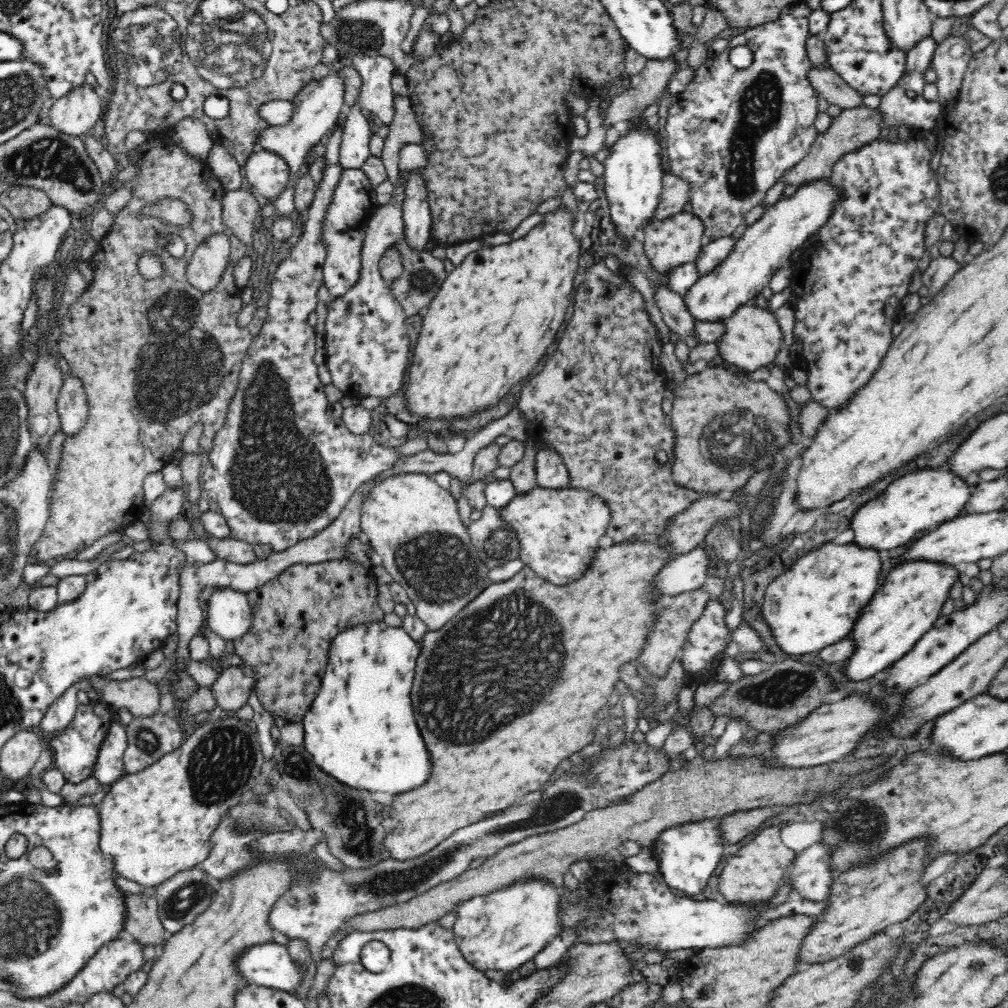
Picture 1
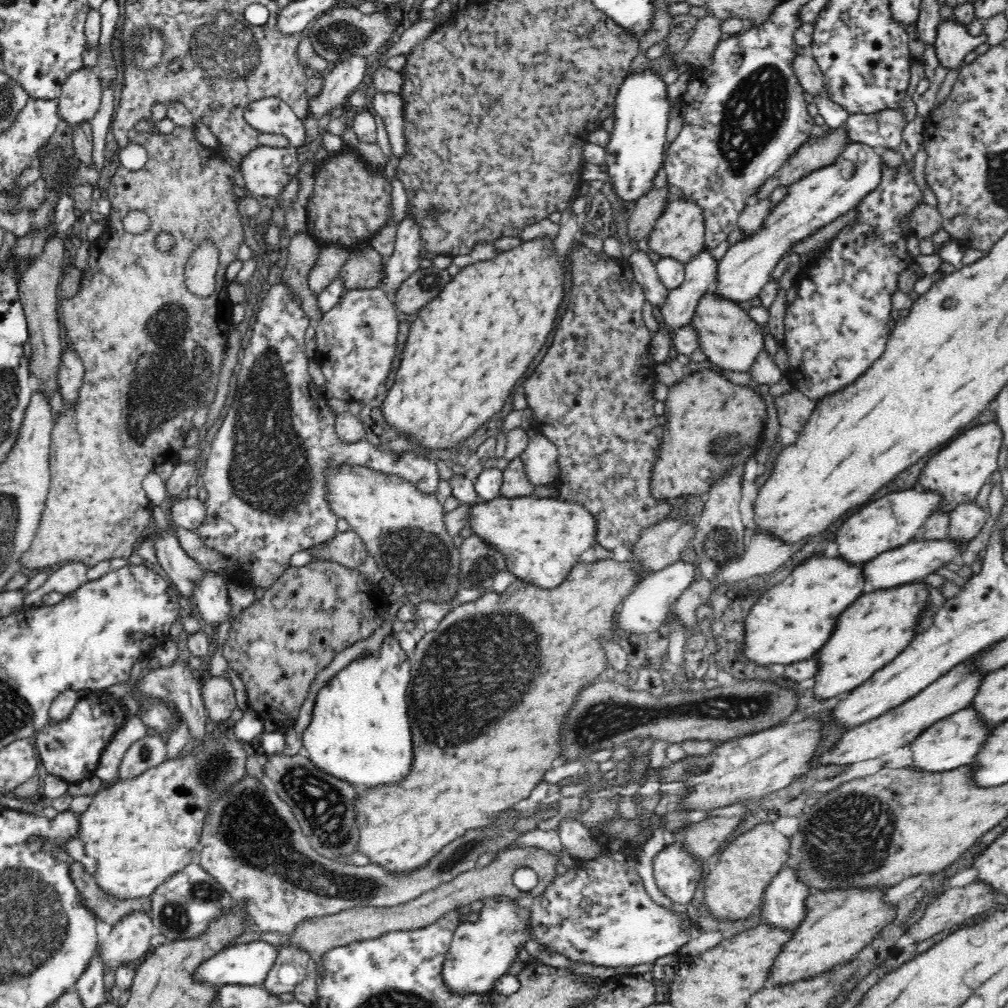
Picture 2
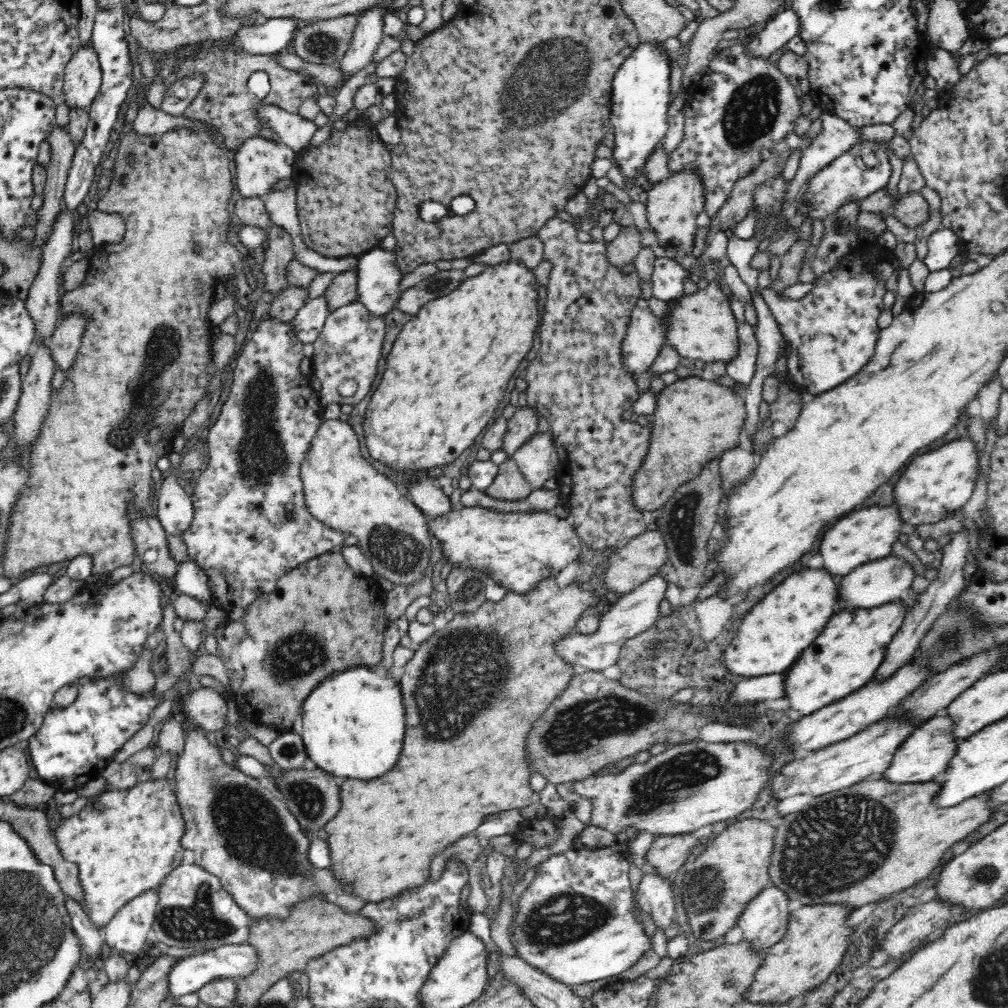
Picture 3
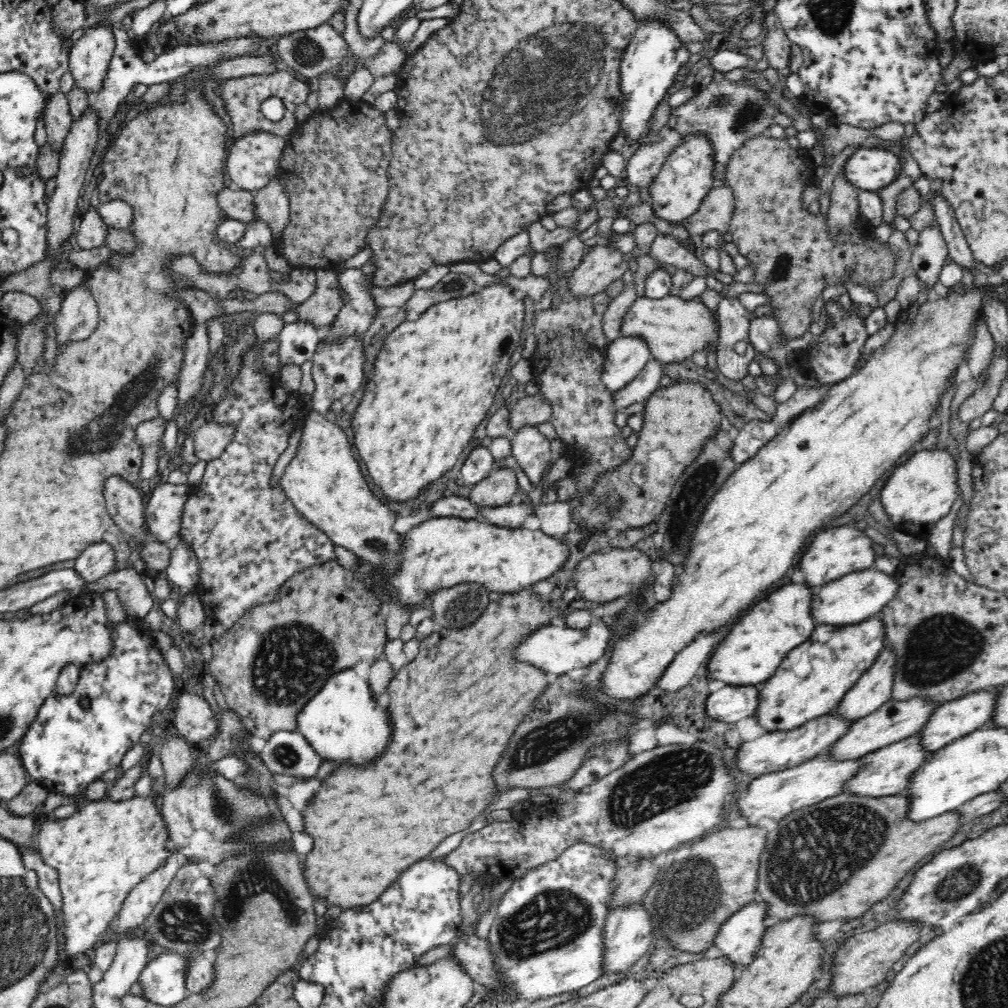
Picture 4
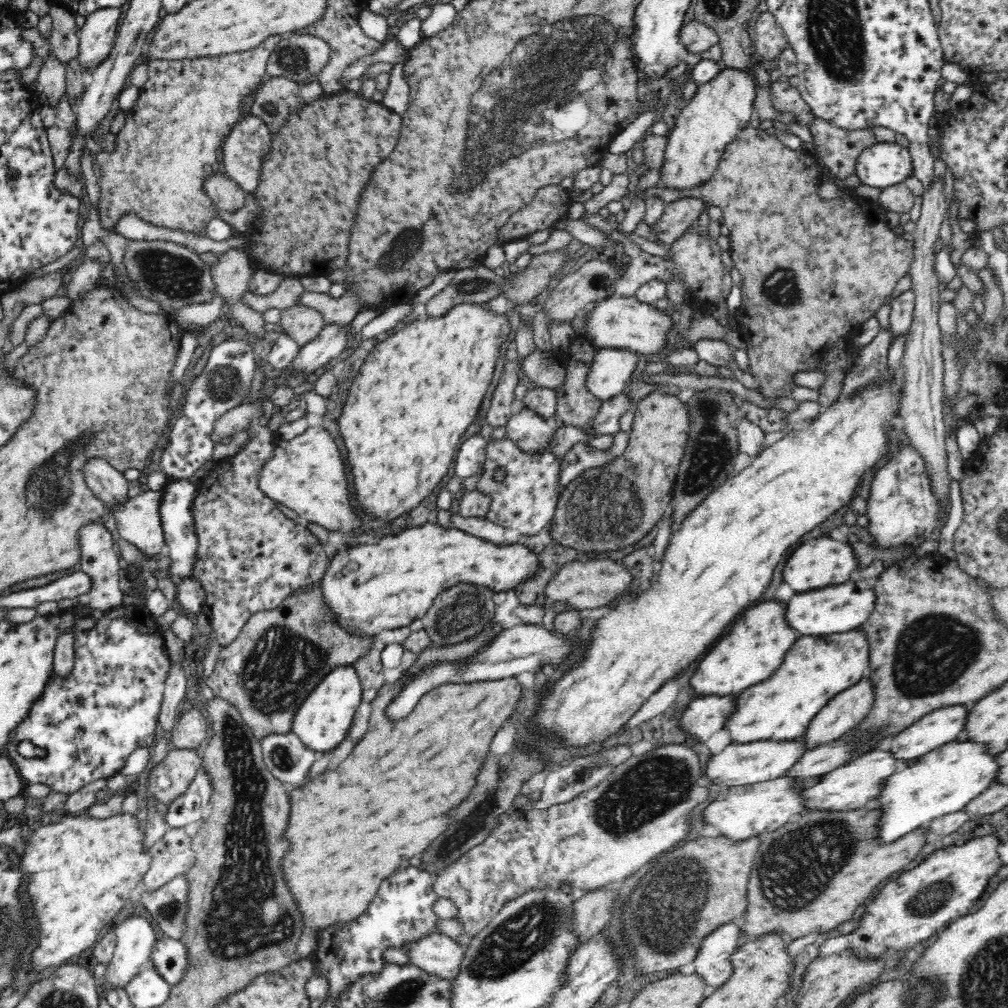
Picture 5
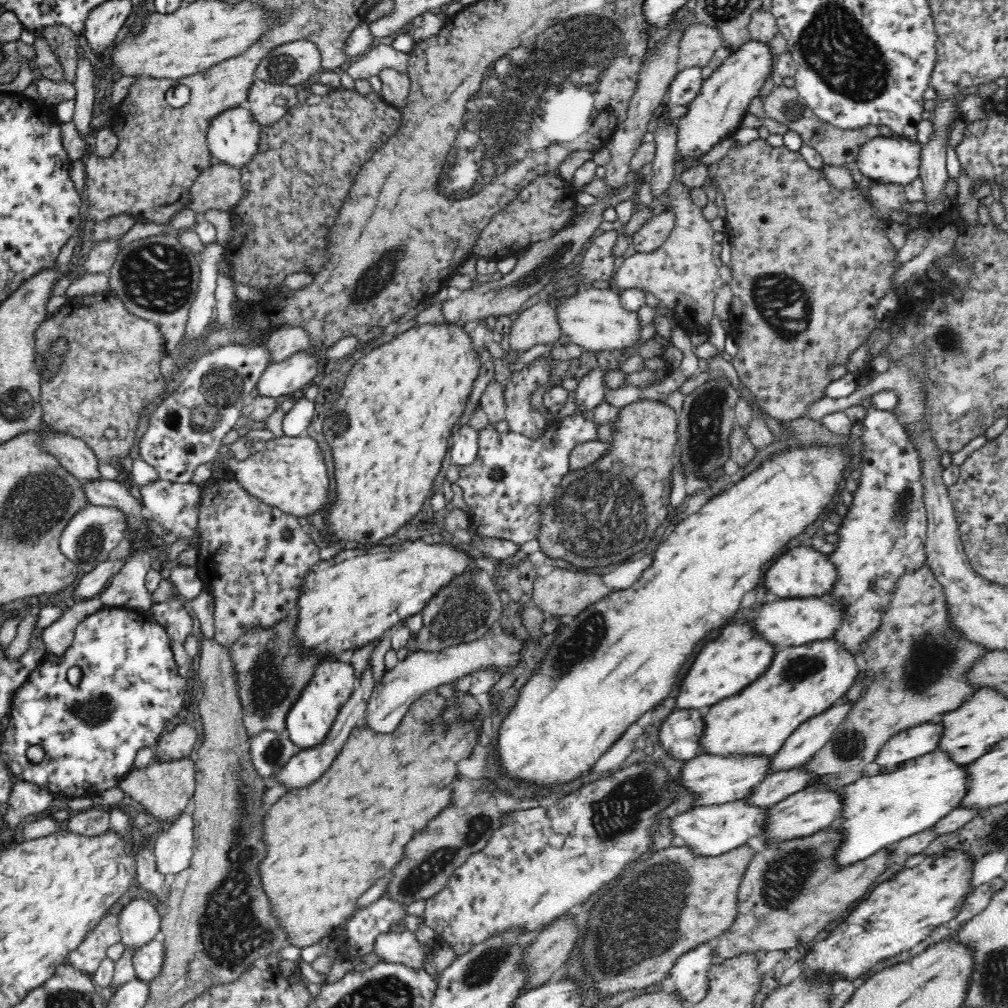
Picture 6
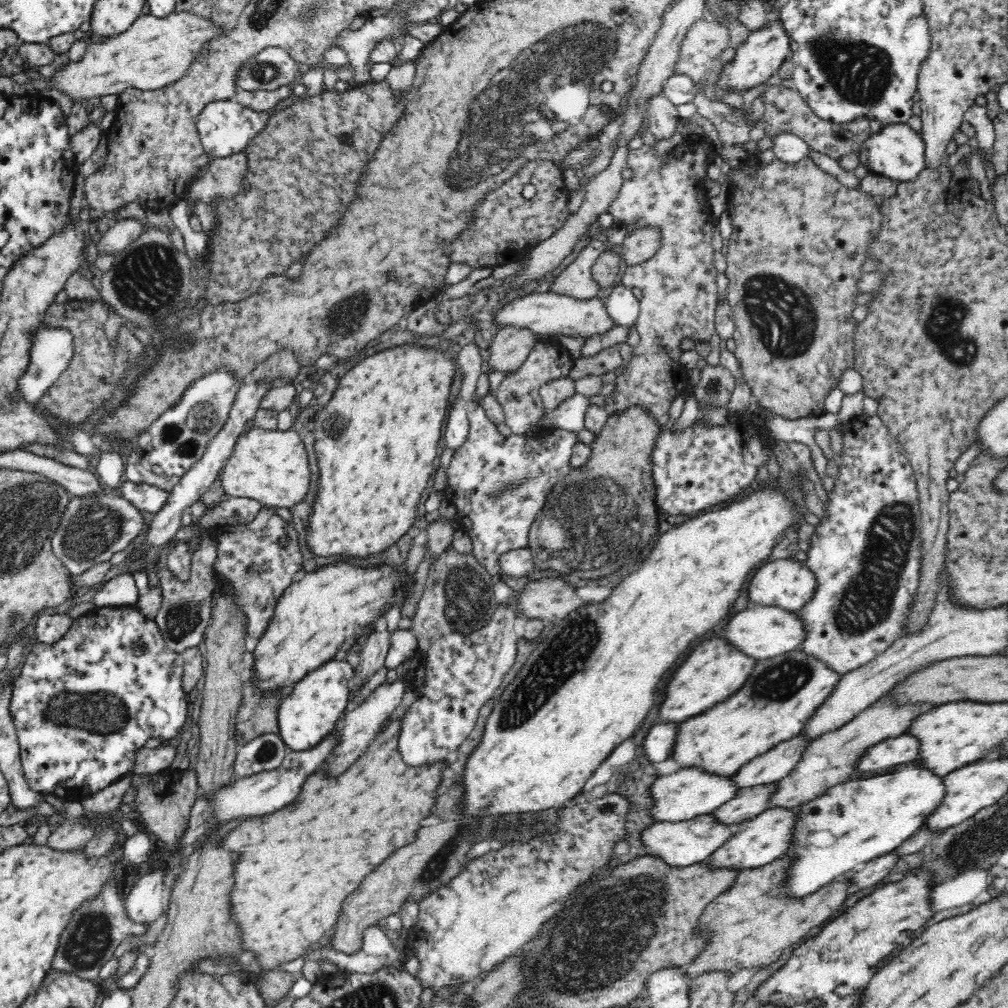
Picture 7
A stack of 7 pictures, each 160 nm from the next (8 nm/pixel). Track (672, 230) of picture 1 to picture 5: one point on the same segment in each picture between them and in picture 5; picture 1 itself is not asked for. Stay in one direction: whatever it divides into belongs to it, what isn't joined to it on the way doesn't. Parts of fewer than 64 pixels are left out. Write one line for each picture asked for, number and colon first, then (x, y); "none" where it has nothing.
2: (679, 233)
3: (674, 204)
4: (686, 177)
5: (720, 108)

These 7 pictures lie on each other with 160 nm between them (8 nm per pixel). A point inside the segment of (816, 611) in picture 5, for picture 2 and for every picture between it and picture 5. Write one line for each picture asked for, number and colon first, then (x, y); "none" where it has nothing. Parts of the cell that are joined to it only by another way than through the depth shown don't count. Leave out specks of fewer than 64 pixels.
2: (911, 562)
3: (871, 585)
4: (858, 596)

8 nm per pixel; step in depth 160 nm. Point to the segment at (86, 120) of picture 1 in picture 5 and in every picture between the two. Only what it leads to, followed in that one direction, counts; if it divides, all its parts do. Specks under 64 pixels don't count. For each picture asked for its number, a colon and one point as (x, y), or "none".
2: (80, 99)
3: (83, 75)
4: (89, 57)
5: (98, 34)

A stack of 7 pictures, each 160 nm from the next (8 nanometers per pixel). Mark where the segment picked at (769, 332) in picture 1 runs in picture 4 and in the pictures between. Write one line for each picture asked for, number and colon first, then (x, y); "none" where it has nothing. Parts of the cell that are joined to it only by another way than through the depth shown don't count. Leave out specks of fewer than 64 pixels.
2: (726, 335)
3: (701, 326)
4: (673, 329)

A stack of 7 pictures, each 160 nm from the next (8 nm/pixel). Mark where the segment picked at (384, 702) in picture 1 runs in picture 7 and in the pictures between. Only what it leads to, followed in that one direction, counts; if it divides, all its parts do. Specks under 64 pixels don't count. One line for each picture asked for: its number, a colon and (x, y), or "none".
2: (359, 732)
3: (353, 724)
4: (342, 722)
5: (321, 723)
6: (308, 722)
7: (312, 709)

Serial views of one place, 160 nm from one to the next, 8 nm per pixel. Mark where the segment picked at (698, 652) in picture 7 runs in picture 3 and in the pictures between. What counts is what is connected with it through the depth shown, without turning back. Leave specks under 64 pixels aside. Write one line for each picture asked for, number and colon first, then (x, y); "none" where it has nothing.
3: (773, 633)
4: (748, 656)
5: (754, 647)
6: (738, 656)

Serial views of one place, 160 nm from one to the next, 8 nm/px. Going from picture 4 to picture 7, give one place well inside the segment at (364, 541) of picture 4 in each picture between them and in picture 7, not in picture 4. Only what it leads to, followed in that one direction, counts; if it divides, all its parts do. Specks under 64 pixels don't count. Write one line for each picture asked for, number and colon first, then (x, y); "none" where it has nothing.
5: (306, 474)
6: (289, 474)
7: (269, 466)

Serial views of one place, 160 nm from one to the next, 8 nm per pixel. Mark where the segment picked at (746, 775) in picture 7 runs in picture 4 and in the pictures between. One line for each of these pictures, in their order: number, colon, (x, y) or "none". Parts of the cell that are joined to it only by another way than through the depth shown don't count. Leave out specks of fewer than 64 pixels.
4: (874, 688)
5: (850, 706)
6: (809, 737)

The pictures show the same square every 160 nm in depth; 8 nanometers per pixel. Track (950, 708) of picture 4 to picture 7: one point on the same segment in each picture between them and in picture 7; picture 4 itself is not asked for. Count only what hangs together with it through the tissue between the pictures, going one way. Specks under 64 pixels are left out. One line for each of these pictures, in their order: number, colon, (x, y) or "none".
5: (938, 728)
6: (917, 741)
7: (893, 753)

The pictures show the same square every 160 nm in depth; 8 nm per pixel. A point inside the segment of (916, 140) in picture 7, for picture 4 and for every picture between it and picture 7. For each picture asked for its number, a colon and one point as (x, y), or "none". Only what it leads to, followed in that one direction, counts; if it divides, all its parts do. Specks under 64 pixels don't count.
4: (870, 168)
5: (884, 164)
6: (895, 159)

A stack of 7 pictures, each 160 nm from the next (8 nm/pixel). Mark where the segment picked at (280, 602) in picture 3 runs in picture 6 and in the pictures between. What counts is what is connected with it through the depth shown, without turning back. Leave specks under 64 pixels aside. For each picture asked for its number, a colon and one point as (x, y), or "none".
4: (269, 665)
5: (280, 656)
6: (272, 670)

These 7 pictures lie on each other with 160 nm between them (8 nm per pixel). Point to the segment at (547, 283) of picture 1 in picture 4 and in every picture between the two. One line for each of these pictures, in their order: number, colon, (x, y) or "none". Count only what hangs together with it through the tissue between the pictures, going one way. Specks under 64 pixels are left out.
2: (468, 347)
3: (440, 385)
4: (433, 381)

